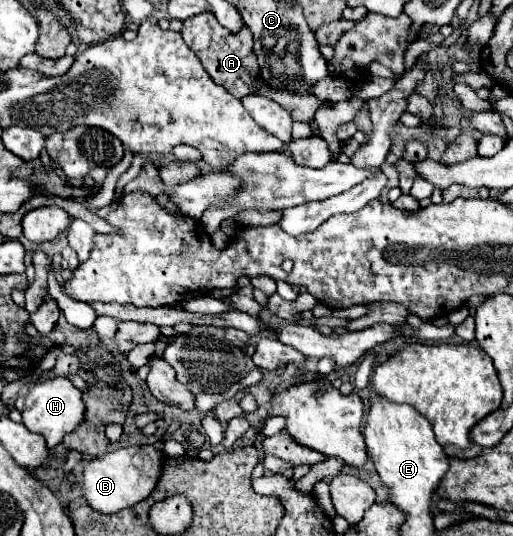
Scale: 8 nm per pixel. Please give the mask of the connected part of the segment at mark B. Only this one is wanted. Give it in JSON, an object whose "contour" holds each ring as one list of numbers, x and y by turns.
{"contour":[[135,445,109,451,87,463,83,471,83,497,87,503,101,513,119,513,121,509,141,503,159,481,163,467,163,453,155,445]]}

